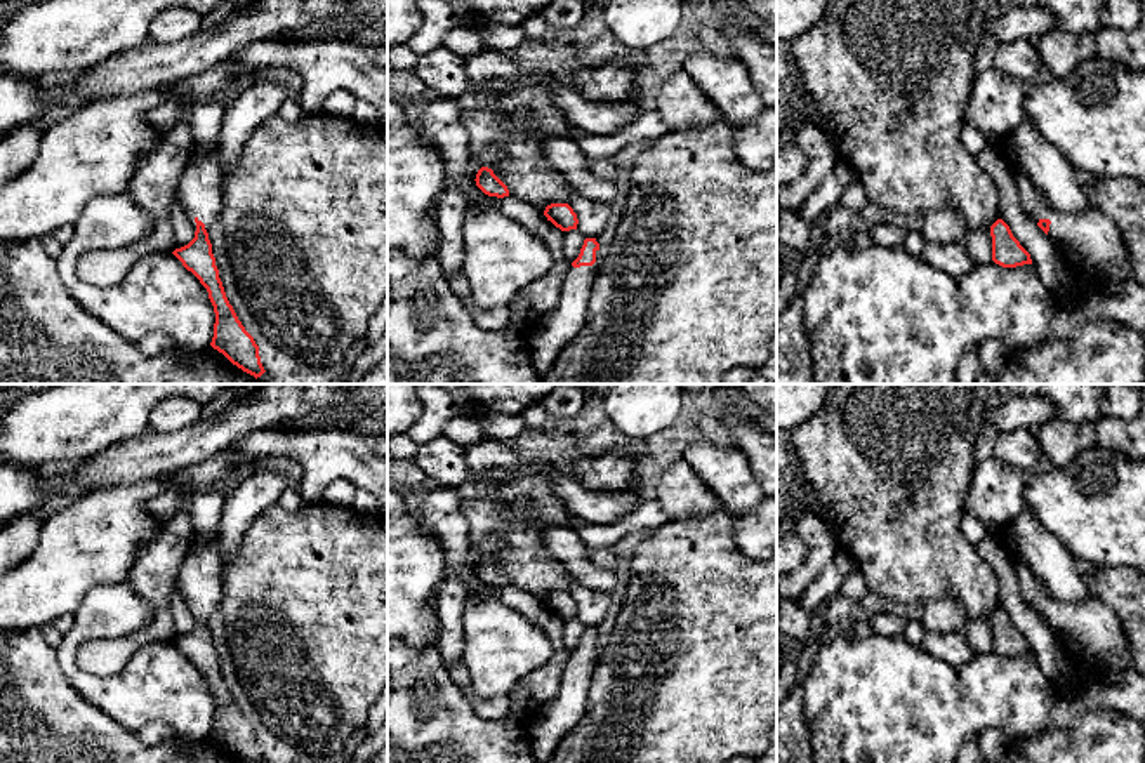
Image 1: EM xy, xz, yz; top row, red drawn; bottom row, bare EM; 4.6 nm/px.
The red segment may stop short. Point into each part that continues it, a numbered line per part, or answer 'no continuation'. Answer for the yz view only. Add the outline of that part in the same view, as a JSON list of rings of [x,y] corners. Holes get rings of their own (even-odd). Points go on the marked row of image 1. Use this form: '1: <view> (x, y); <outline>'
1: yz (1090, 238); [[[1013,170],[1013,177],[1023,212],[1036,224],[1041,219],[1051,221],[1048,238],[1070,262],[1093,269],[1105,282],[1124,282],[1131,276],[1126,243],[1105,214],[1091,207],[1079,214],[1056,212],[1020,170]]]

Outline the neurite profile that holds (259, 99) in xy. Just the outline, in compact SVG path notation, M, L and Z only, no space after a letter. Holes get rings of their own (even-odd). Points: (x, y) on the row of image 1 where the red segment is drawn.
M255 76L226 103L219 136L222 179L233 172L250 134L275 116L288 96L288 90L281 83Z

